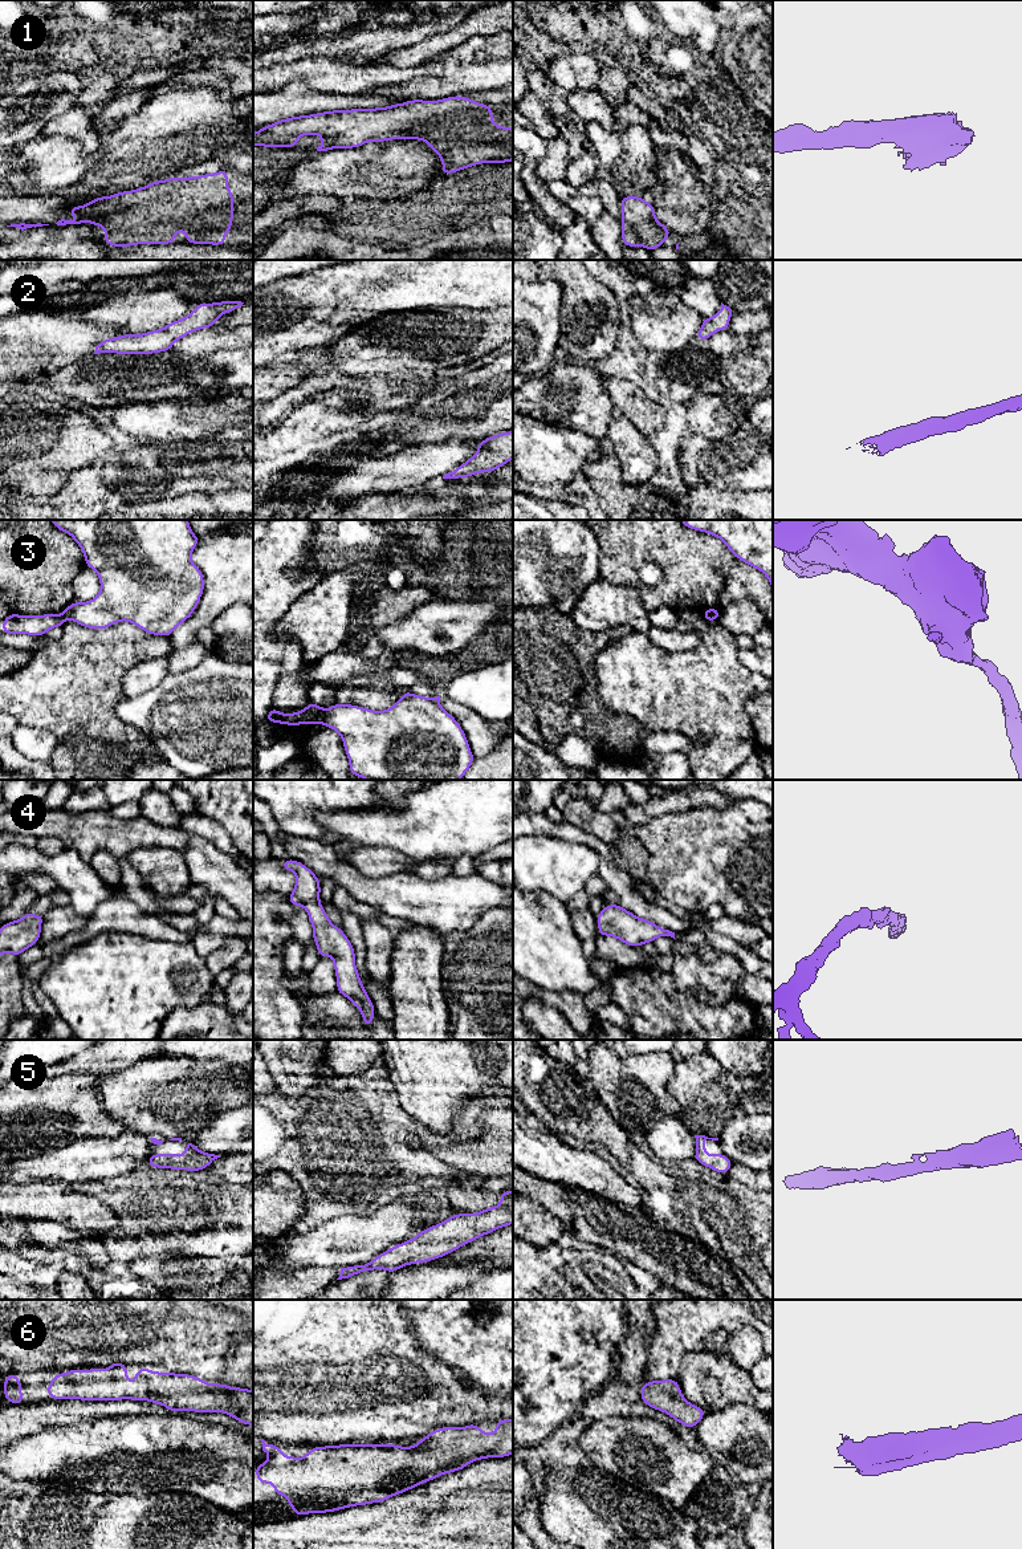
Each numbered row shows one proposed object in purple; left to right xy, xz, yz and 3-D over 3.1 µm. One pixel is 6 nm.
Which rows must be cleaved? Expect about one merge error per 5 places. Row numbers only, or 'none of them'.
3

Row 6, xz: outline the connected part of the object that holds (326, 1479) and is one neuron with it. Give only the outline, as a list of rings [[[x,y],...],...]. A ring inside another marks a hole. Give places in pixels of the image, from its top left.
[[[513,1419],[494,1423],[493,1435],[481,1431],[479,1423],[460,1428],[441,1427],[411,1447],[342,1443],[313,1447],[304,1457],[285,1456],[274,1443],[266,1446],[264,1439],[258,1439],[269,1459],[255,1467],[256,1479],[261,1484],[272,1483],[273,1493],[285,1496],[288,1507],[296,1512],[294,1517],[383,1503],[441,1475],[461,1471],[476,1460],[513,1455]]]

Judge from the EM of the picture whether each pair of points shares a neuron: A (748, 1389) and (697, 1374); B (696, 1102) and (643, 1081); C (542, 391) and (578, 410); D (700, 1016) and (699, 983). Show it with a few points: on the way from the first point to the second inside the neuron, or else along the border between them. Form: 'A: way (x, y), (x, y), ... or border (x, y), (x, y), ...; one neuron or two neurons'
A: way (736, 1386), (709, 1379); one neuron
B: border (675, 1061), (667, 1092), (678, 1104), (678, 1115); two neurons
C: way (552, 395), (564, 395), (569, 401); one neuron
D: border (674, 983), (679, 991), (712, 1004), (731, 999); two neurons

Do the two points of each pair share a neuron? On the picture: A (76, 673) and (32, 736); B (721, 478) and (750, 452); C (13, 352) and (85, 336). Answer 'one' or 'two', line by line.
A: two
B: one
C: one

